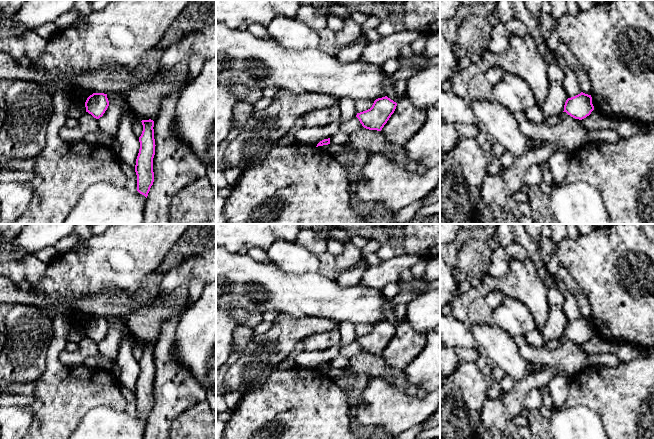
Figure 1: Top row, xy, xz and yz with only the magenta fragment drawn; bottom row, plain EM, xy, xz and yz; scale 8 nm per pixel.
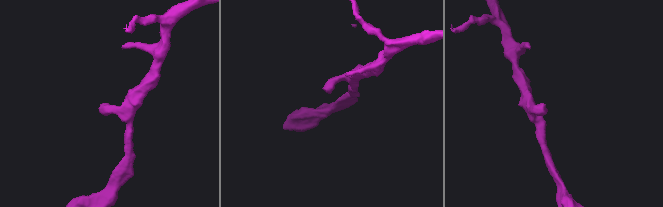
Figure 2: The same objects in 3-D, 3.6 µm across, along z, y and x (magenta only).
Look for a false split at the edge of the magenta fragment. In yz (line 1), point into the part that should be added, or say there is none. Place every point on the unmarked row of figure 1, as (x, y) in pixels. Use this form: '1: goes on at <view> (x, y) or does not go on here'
1: does not go on here

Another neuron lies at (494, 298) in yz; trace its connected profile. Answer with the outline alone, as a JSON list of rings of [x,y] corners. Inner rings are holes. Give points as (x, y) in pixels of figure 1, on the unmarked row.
[[[491,291],[484,298],[485,304],[495,309],[504,299],[505,295],[499,291]]]

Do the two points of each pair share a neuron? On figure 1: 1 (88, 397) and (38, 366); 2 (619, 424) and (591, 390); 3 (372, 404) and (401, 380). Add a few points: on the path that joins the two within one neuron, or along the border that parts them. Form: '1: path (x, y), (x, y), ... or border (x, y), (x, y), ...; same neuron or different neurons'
1: border (49, 347), (46, 353), (45, 370), (36, 381); different neurons
2: path (617, 416), (599, 398); same neuron
3: border (372, 378), (384, 378), (405, 393), (416, 395); different neurons

